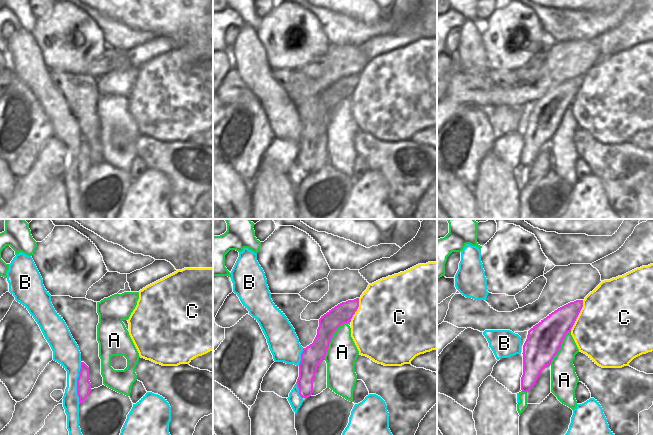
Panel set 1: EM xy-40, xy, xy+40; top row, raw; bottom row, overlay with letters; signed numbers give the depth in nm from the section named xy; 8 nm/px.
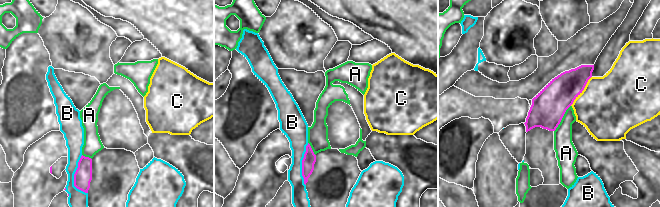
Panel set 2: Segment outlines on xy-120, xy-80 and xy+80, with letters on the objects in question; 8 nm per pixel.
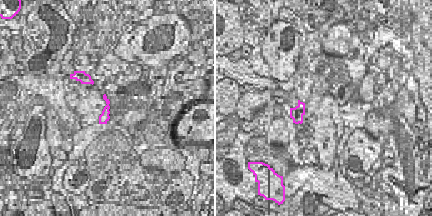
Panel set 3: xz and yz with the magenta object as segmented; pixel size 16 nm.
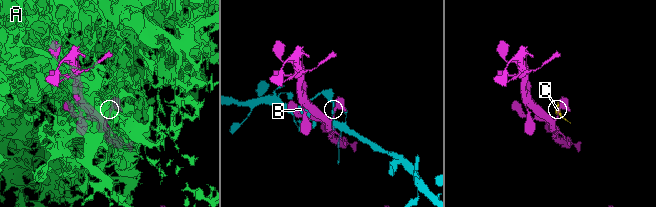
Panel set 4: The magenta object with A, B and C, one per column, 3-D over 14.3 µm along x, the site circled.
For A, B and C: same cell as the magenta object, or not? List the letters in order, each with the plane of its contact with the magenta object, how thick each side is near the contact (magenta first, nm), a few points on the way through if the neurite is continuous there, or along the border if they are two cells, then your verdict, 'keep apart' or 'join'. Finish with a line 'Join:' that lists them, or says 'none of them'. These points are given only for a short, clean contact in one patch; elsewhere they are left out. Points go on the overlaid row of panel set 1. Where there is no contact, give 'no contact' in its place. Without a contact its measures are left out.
A: xy | 170/240 nm | keep apart
B: xy-40 | 110/200 nm | keep apart
C: xy+40 | 220/500 nm | keep apart
Join: none of them

